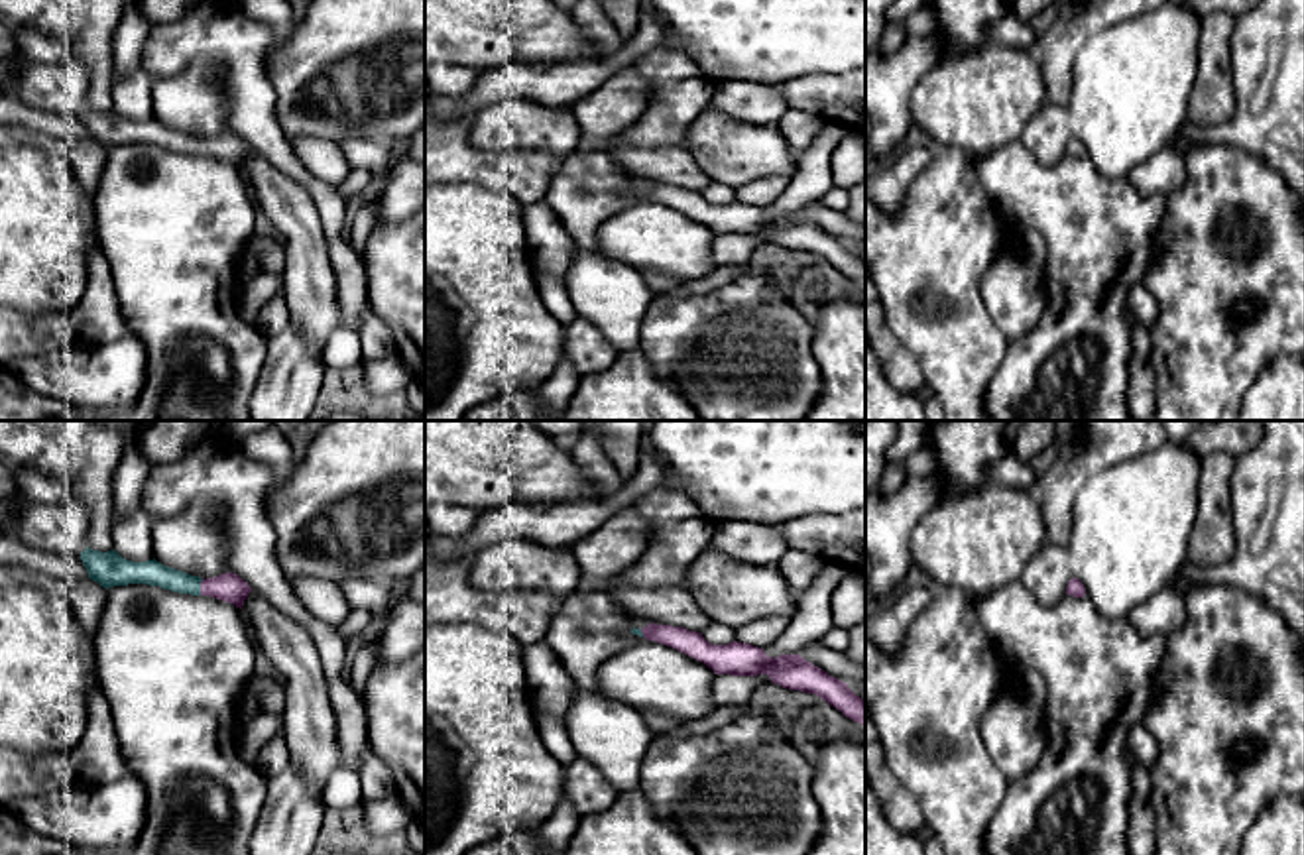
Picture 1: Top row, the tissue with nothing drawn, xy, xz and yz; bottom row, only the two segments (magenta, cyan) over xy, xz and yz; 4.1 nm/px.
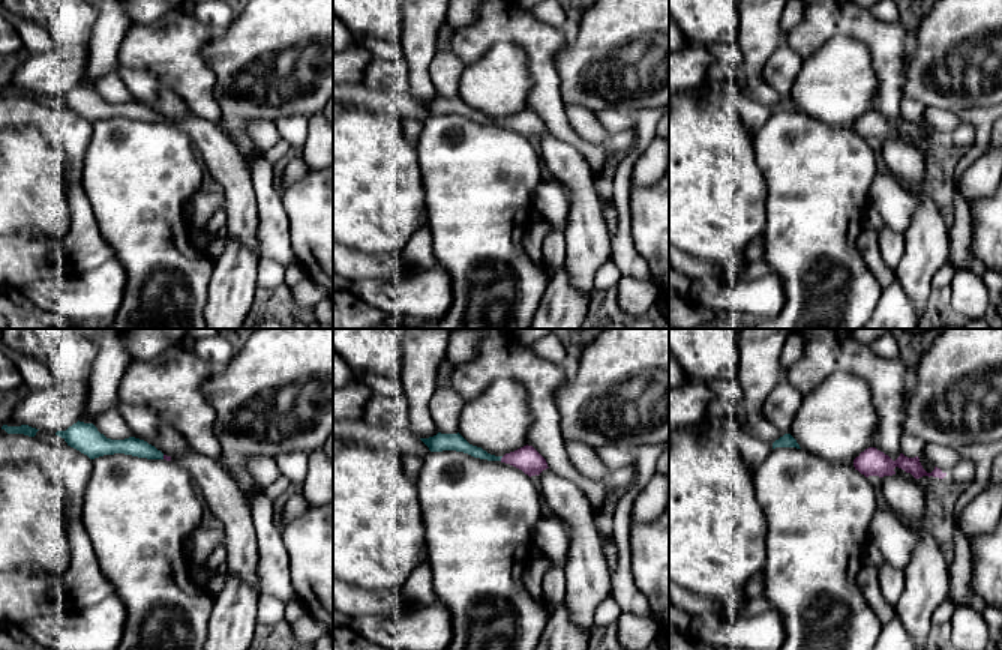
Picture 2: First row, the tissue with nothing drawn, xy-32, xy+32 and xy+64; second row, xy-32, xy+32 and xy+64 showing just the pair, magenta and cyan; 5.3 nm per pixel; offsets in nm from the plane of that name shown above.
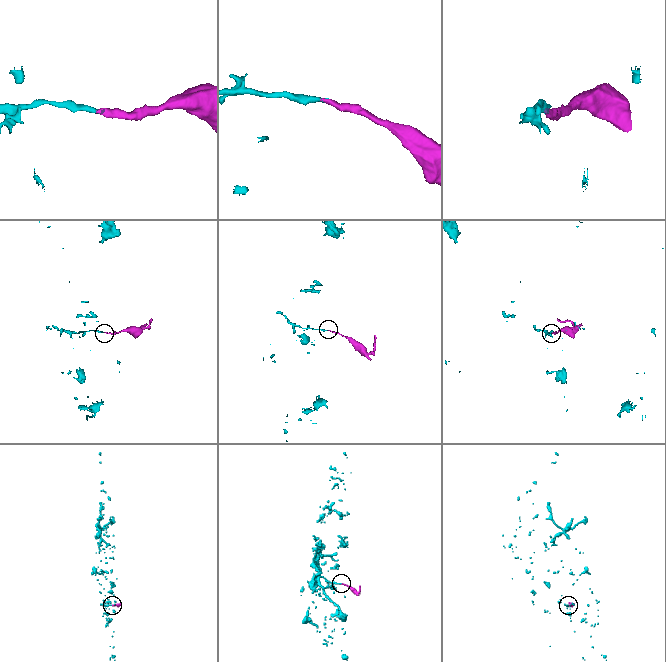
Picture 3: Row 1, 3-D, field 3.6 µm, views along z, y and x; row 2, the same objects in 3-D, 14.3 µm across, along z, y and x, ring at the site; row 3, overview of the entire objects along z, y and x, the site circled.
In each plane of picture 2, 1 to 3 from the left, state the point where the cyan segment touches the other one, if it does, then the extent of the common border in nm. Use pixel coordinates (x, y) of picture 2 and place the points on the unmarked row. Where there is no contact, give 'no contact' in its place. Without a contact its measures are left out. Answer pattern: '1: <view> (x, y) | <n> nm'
1: xy-32 (164, 120) | 30 nm
2: xy+32 (501, 122) | 30 nm
3: no contact

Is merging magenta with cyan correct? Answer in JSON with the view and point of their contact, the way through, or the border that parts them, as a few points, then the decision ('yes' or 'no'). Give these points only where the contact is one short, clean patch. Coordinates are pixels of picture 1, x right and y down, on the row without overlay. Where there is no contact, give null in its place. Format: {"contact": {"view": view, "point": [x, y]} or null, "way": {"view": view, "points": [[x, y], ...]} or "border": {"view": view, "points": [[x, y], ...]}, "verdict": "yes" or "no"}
{"contact": {"view": "xy", "point": [201, 146]}, "way": {"view": "xy", "points": [[229, 146], [201, 146], [152, 132]]}, "verdict": "yes"}

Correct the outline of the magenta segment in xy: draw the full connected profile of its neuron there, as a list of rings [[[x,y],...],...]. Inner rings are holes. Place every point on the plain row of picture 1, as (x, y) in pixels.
[[[87,106],[81,112],[81,120],[89,132],[89,138],[98,142],[106,149],[114,145],[148,143],[179,153],[210,155],[234,163],[240,169],[244,165],[244,159],[252,151],[248,142],[232,132],[205,140],[163,126],[155,118],[146,122],[132,122],[122,118],[116,110],[100,112]]]

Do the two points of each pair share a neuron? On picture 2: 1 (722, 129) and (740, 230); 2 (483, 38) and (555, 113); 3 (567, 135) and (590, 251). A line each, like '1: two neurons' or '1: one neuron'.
1: one neuron
2: one neuron
3: two neurons

